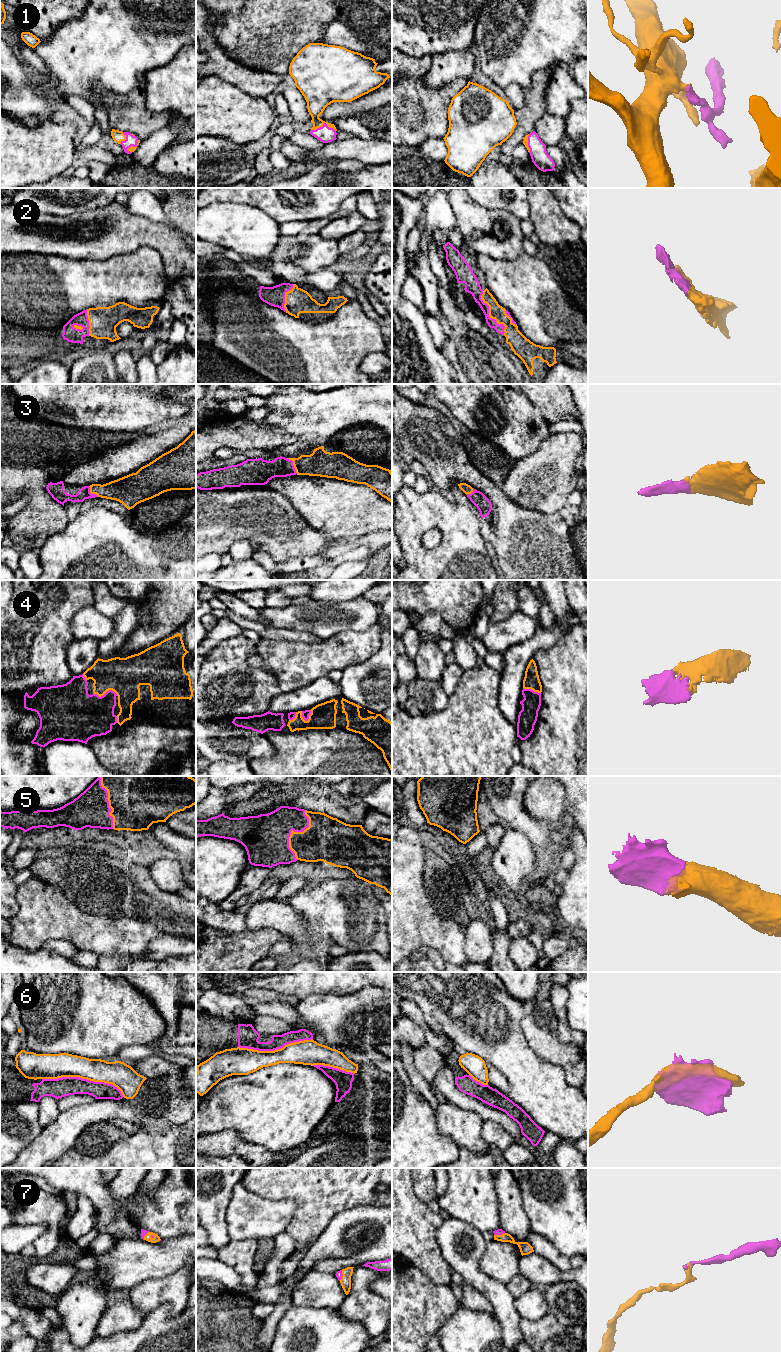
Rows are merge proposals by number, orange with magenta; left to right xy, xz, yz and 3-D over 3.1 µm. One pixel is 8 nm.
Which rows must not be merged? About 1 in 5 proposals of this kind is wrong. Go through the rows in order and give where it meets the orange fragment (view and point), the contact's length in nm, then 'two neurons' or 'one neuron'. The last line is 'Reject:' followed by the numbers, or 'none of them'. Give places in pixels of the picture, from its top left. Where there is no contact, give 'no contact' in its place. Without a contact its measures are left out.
1: xz (323, 123) | 200 nm | one neuron
2: yz (489, 315) | 400 nm | one neuron
3: xz (293, 464) | 160 nm | one neuron
4: xy (105, 692) | 200 nm | one neuron
5: xz (293, 831) | 400 nm | one neuron
6: xy (84, 1078) | 650 nm | two neurons
7: xz (342, 1274) | 90 nm | one neuron
Reject: 6

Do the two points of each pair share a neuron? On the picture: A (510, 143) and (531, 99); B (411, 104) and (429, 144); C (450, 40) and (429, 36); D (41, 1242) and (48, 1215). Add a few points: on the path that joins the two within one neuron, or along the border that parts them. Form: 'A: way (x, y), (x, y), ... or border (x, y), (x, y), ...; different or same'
A: way (519, 132), (525, 126), (526, 117), (531, 110); same
B: border (442, 137), (427, 137), (419, 146); different
C: way (445, 36), (434, 36); same
D: way (48, 1235), (52, 1231), (52, 1222); same

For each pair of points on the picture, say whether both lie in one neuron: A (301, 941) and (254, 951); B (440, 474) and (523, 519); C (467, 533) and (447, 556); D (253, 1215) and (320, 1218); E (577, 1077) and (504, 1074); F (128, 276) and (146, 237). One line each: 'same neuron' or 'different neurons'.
A: different neurons
B: same neuron
C: same neuron
D: different neurons
E: different neurons
F: different neurons

